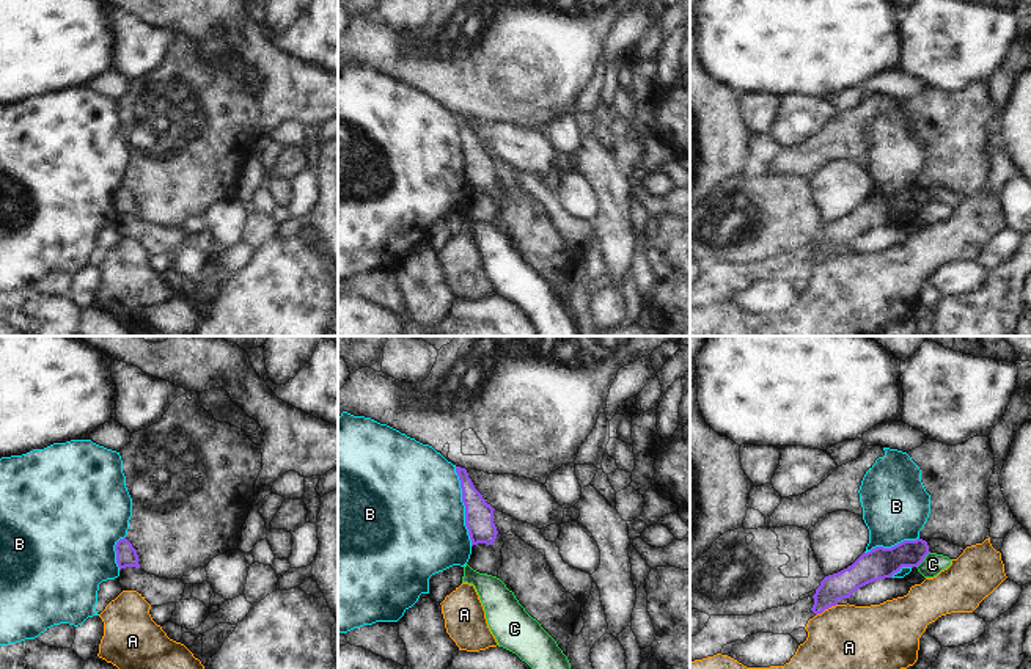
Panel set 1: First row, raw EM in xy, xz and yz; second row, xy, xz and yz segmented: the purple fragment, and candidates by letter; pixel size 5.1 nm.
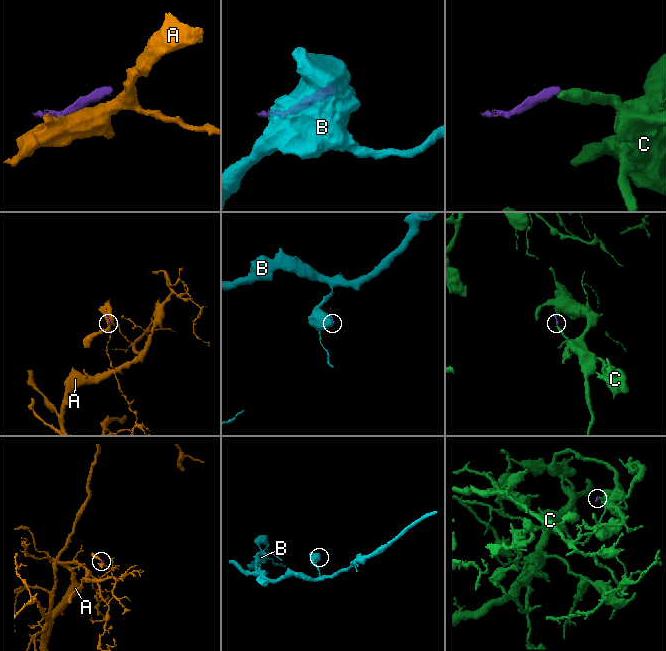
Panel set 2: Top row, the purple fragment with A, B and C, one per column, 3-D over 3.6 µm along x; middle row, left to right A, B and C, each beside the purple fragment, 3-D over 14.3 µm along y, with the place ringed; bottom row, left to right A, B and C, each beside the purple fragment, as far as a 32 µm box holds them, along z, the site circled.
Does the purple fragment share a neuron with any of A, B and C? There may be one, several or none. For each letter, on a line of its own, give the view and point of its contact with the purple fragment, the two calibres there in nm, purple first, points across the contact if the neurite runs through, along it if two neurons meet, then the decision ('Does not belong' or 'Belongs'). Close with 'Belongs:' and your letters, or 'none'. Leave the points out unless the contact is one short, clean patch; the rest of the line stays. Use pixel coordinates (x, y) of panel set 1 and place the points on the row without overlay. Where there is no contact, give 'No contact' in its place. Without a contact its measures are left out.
A: Touches purple at yz (825, 256). Thickness 140 nm (purple) against 440 nm. Boundary: yz (836, 252), (816, 264). Does not belong
B: Touches purple at xz (464, 153). Thickness 140 nm (purple) against 500 nm. Does not belong
C: Touches purple at yz (923, 208). Thickness 160 nm (purple) against 110 nm. Boundary: yz (929, 200), (917, 215). Does not belong
Belongs: none

